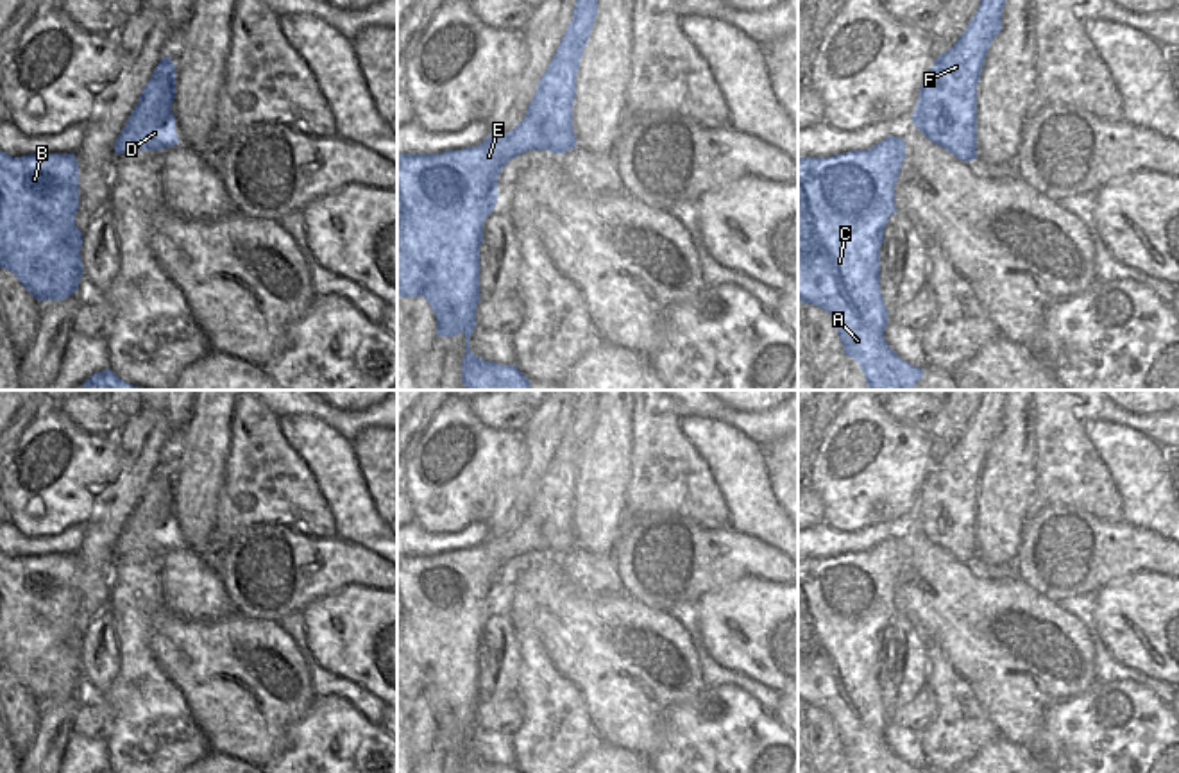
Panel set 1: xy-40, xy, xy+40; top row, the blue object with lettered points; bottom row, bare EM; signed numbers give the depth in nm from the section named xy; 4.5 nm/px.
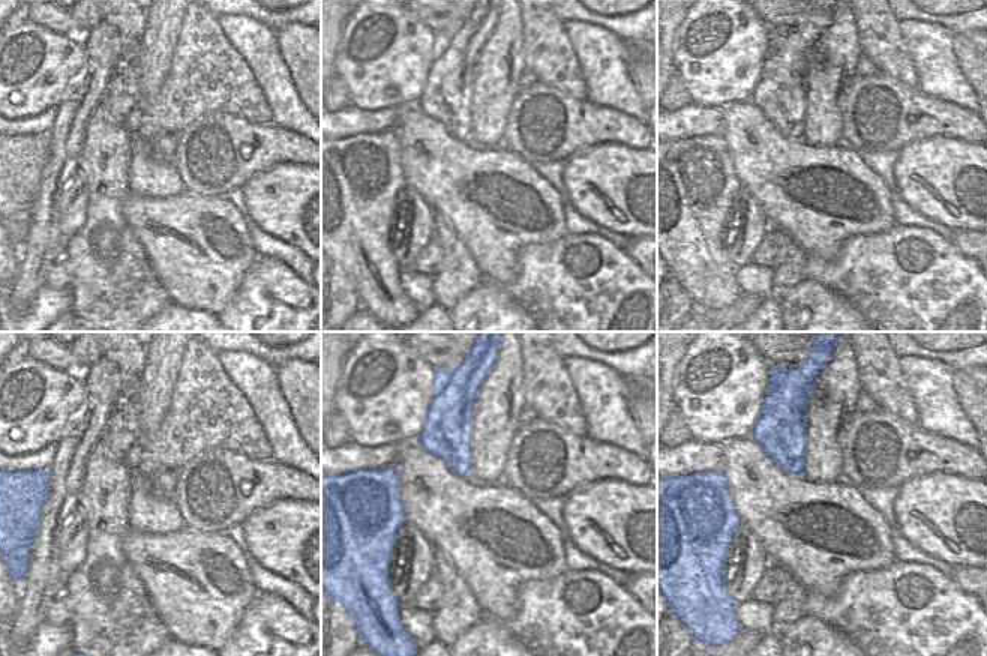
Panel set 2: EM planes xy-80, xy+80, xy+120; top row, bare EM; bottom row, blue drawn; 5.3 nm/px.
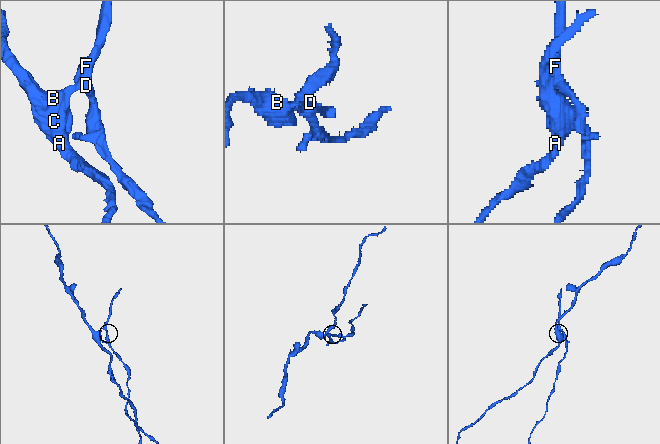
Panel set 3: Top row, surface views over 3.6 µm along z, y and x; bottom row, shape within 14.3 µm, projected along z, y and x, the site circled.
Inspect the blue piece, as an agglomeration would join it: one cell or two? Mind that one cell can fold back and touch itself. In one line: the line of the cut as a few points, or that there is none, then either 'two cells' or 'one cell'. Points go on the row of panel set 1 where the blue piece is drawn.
cut in xy along (494, 135), (503, 138), (516, 154); two cells

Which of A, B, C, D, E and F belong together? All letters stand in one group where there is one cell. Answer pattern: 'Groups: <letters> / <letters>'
Groups: A B C E / D F

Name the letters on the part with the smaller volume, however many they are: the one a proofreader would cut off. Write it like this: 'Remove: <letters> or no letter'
Remove: D, F

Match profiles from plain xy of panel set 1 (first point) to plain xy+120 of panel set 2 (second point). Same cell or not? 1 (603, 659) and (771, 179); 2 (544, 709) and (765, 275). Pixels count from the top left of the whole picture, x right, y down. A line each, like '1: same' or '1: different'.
1: same
2: different

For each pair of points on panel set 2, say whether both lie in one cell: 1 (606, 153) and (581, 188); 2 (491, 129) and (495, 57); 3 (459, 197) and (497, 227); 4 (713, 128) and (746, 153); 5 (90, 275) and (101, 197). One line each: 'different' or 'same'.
1: same
2: same
3: same
4: different
5: same

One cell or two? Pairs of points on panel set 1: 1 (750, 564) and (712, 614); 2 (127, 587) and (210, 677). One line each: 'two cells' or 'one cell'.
1: two cells
2: two cells

